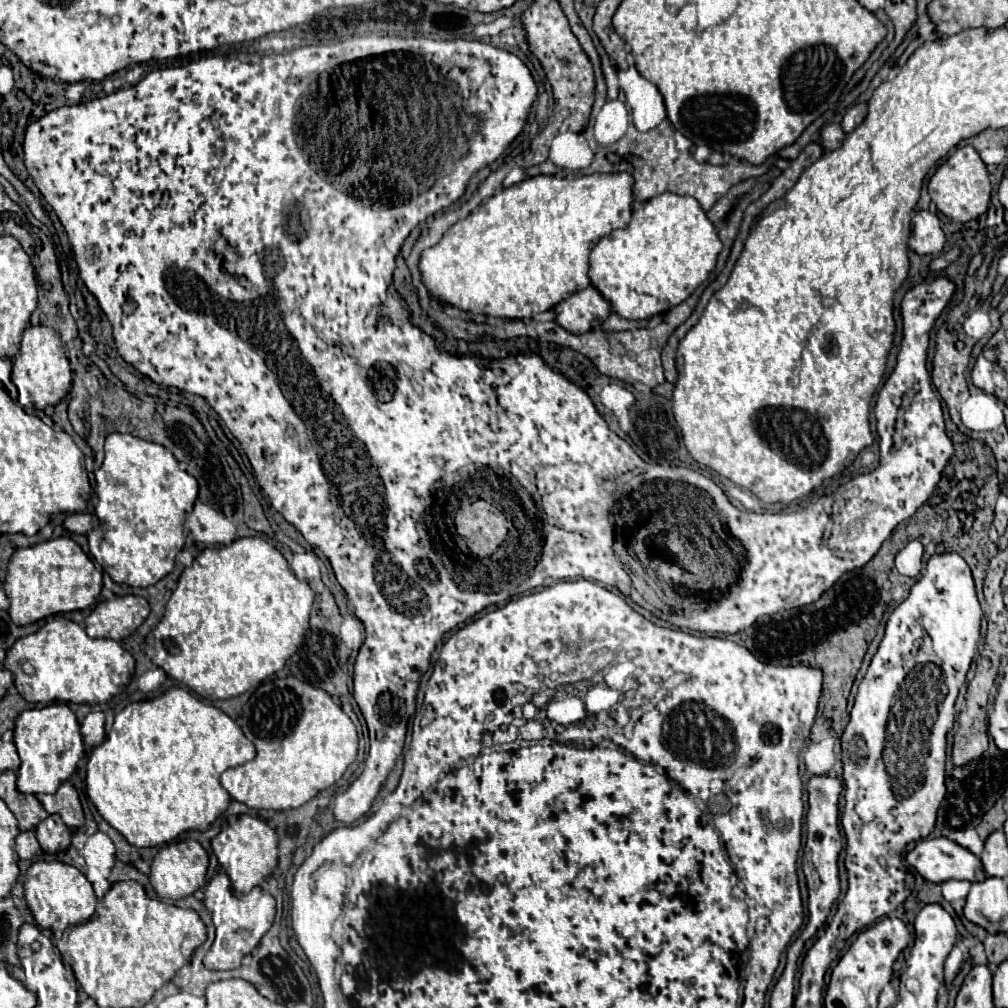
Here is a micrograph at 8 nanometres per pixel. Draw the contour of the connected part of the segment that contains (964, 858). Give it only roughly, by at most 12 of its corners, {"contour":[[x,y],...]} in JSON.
{"contour":[[945,836],[905,860],[925,880],[987,878],[973,852]]}

